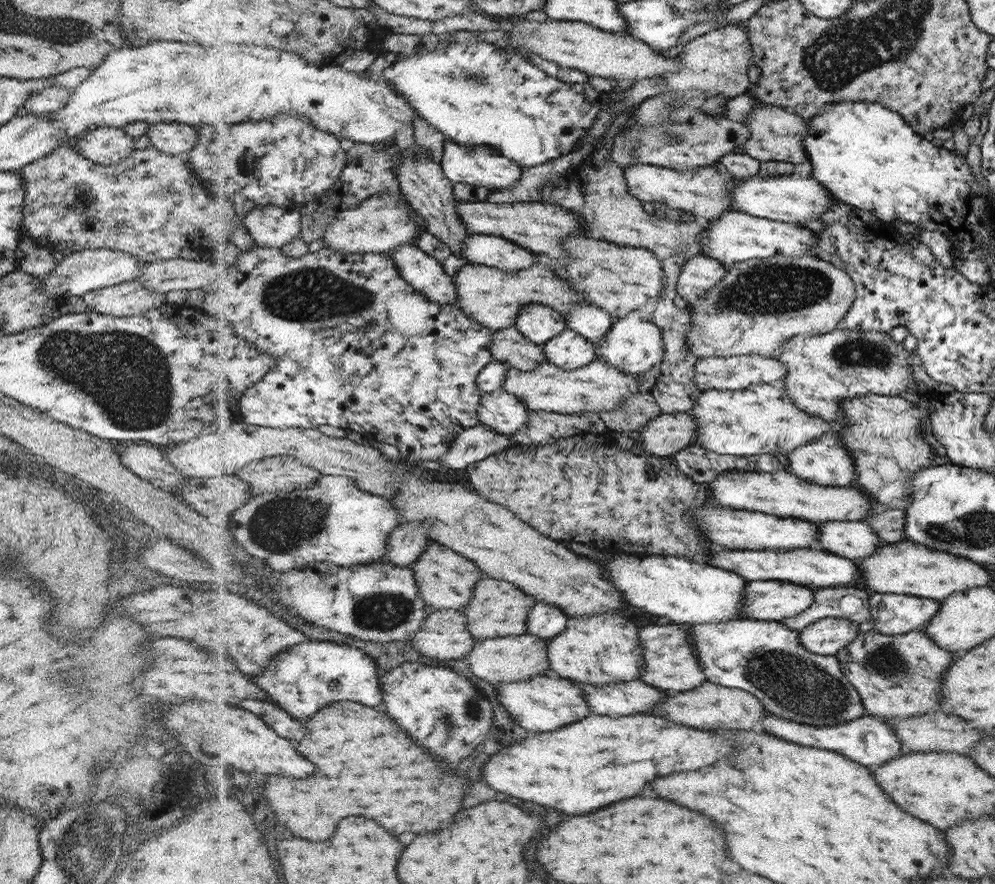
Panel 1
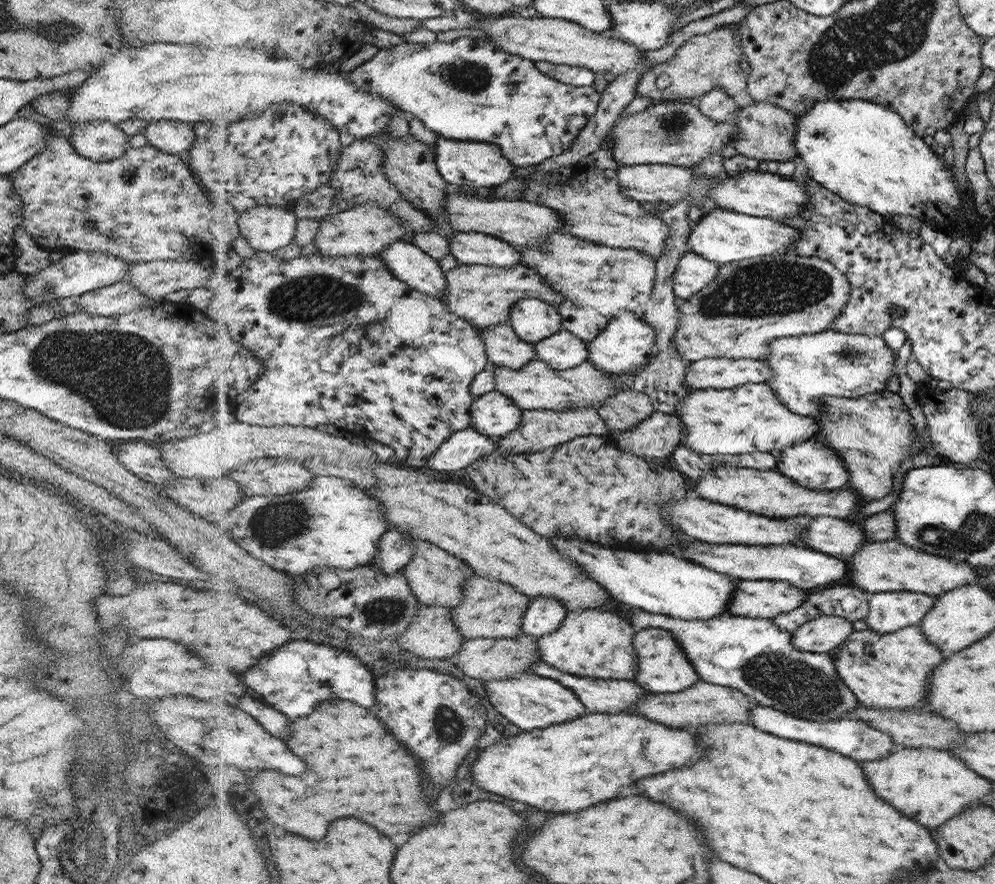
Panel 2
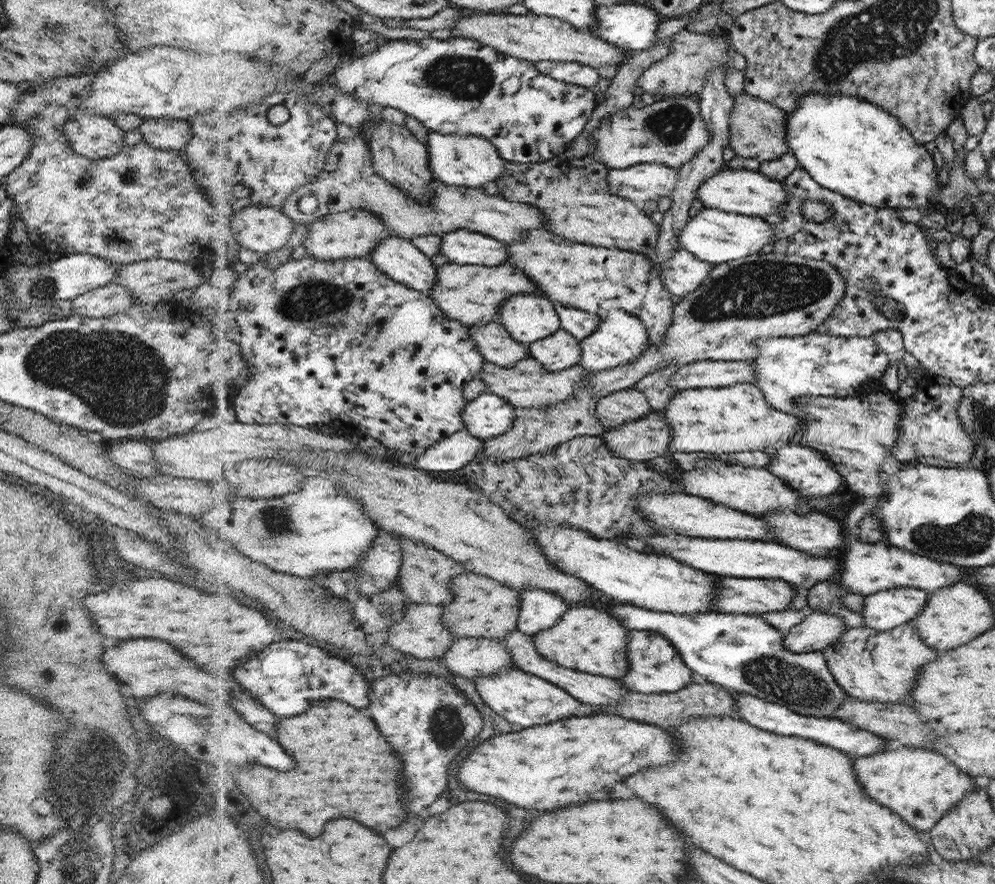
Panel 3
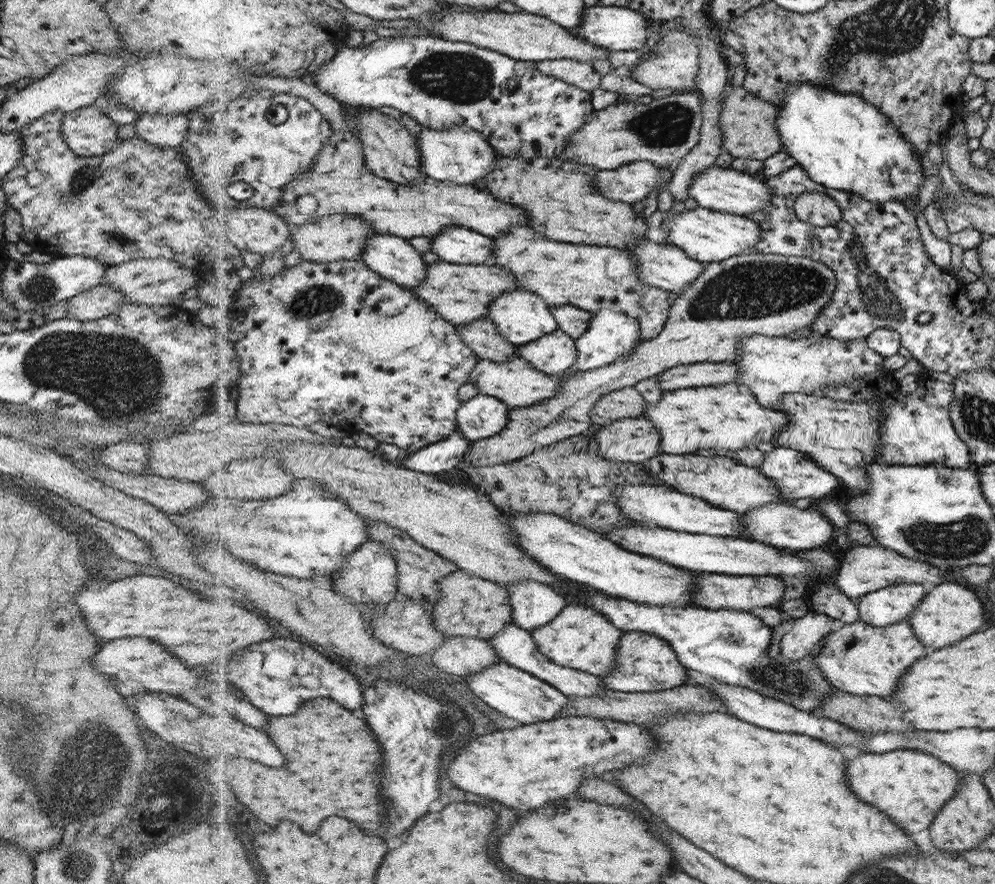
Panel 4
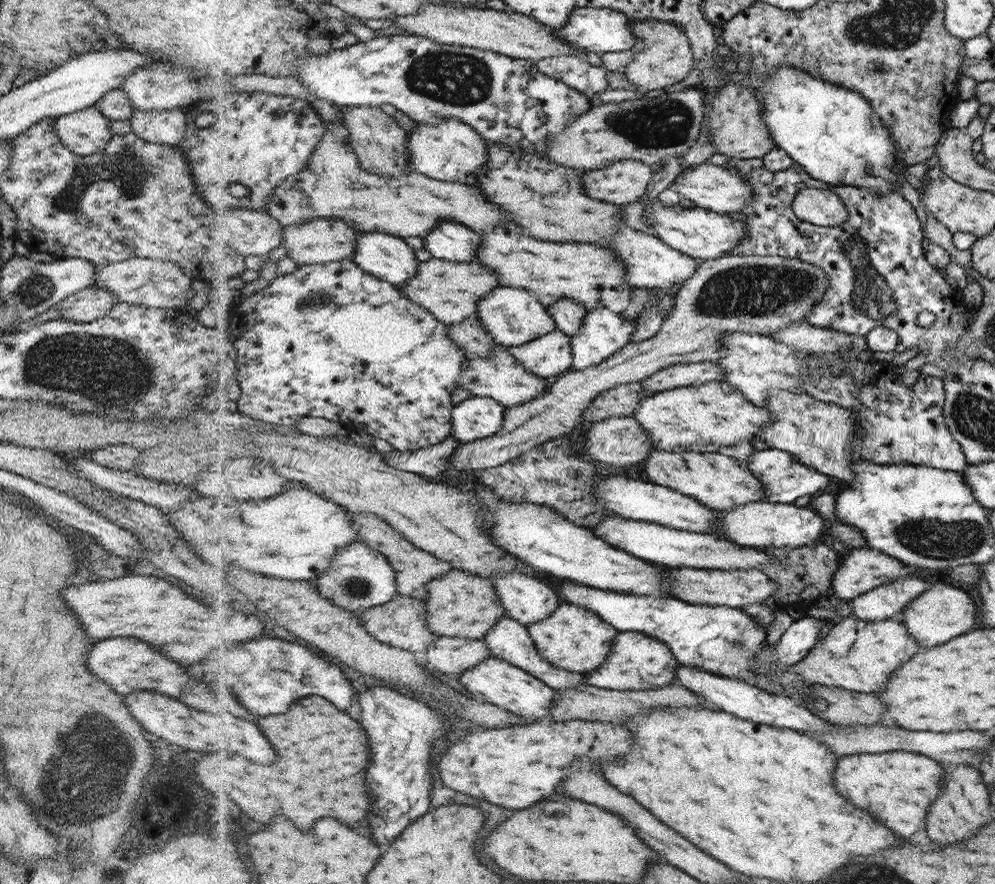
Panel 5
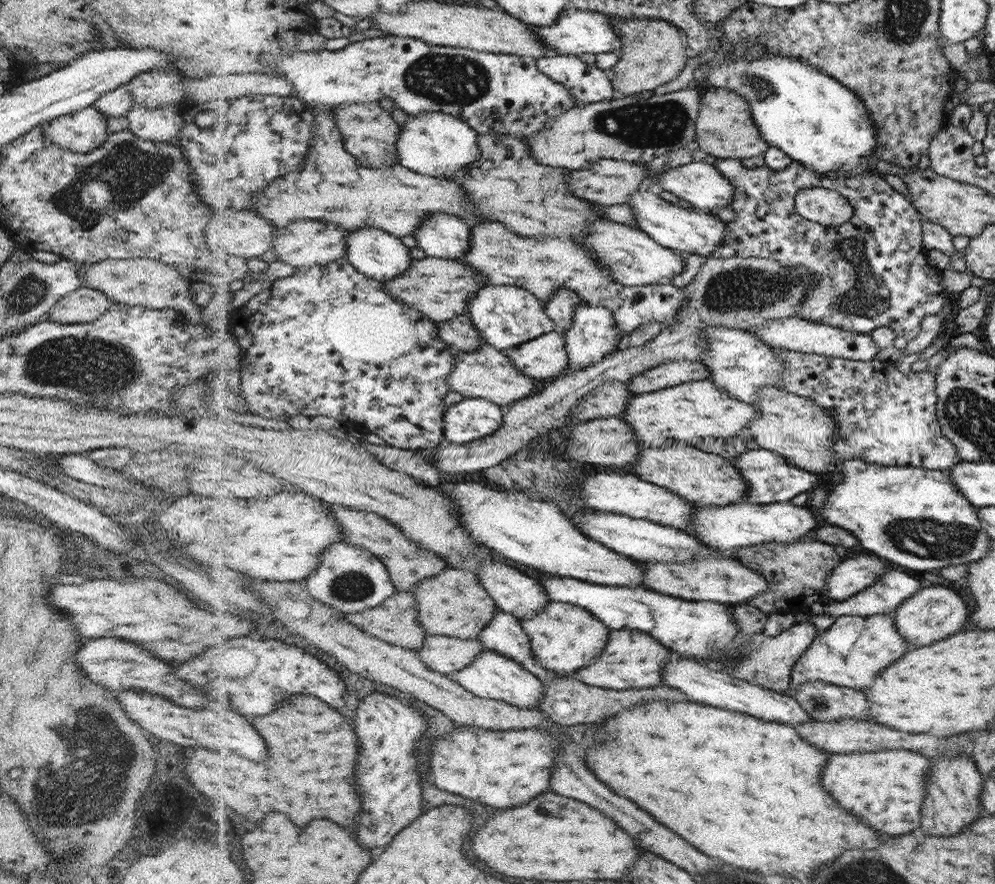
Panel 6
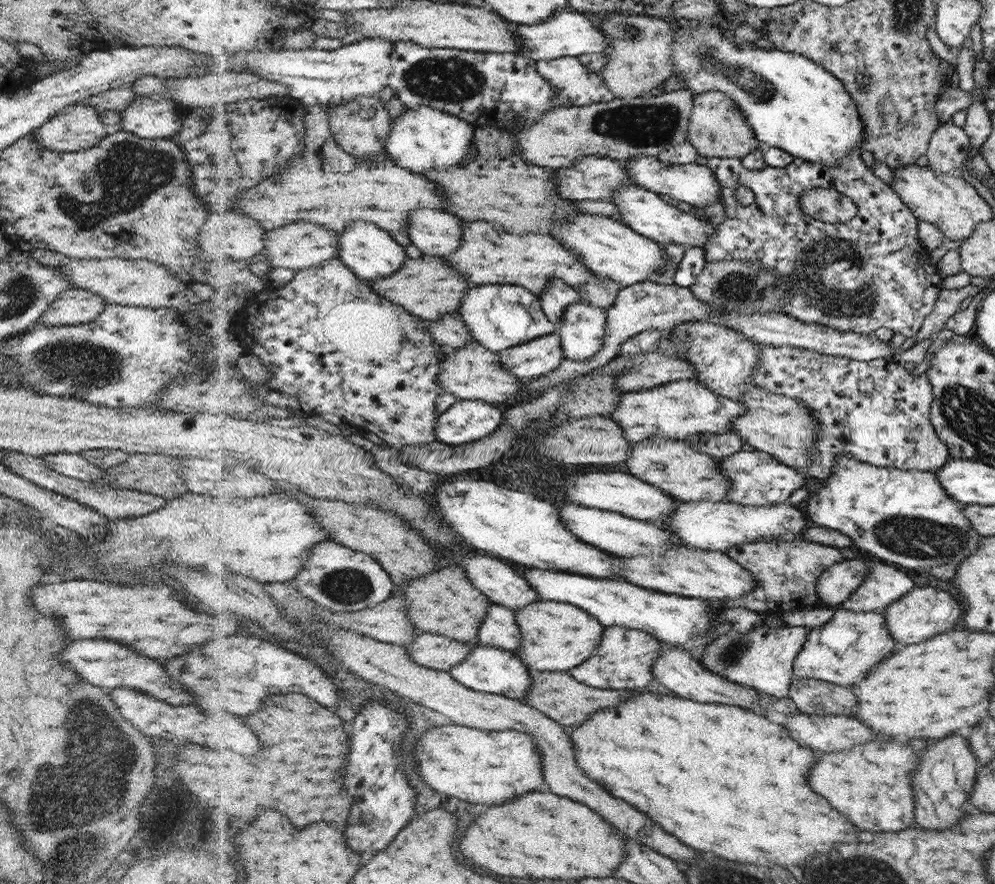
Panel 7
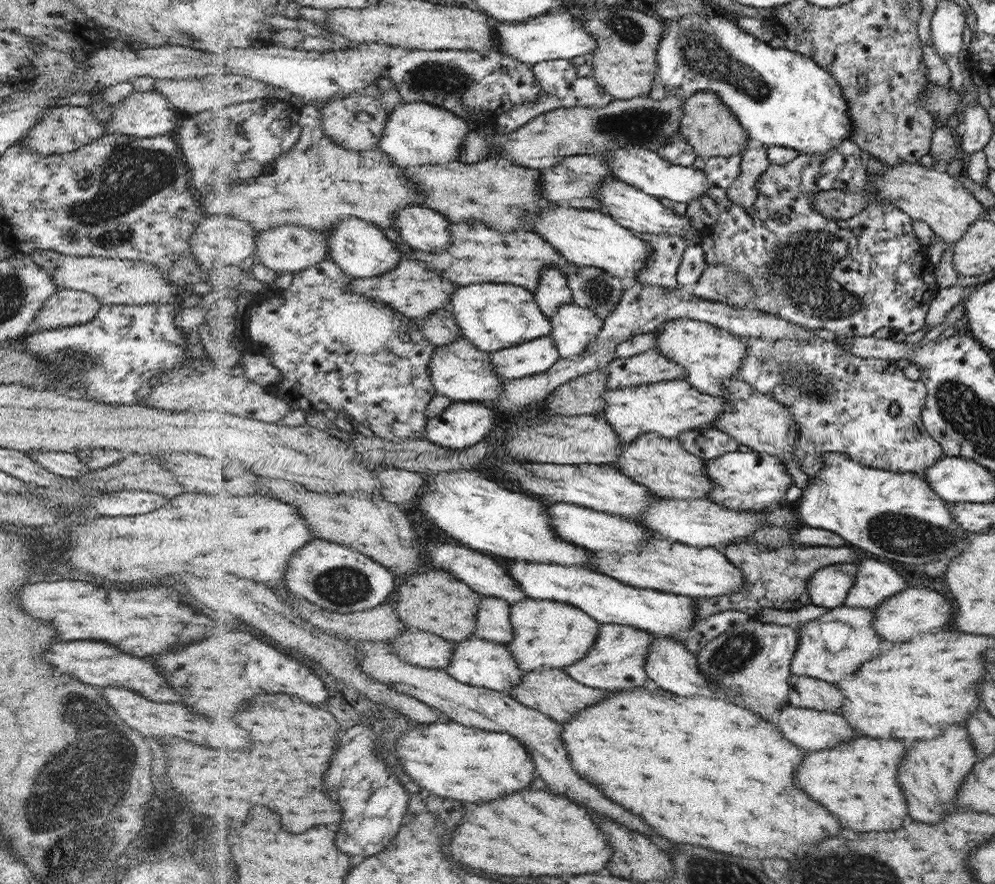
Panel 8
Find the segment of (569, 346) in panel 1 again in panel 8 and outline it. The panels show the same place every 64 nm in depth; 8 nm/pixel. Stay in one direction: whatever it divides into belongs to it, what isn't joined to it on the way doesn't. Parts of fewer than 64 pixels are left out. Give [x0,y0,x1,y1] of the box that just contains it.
[489,335,560,379]

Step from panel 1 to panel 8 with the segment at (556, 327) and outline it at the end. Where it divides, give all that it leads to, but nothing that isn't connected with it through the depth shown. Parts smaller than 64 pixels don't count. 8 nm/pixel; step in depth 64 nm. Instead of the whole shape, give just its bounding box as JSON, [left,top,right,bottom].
[450,283,551,352]

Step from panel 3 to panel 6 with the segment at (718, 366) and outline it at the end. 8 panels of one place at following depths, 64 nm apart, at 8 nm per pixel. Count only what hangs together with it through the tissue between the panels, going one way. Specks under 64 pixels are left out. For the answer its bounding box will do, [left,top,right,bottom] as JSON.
[626,360,711,394]

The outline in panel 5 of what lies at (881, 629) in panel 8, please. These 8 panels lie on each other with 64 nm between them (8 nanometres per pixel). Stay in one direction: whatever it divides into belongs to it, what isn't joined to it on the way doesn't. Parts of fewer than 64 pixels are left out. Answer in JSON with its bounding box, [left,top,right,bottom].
[898,582,976,648]

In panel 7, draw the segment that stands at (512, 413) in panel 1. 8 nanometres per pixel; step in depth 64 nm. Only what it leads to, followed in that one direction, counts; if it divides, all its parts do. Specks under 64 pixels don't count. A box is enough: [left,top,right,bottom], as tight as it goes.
[436,400,503,446]

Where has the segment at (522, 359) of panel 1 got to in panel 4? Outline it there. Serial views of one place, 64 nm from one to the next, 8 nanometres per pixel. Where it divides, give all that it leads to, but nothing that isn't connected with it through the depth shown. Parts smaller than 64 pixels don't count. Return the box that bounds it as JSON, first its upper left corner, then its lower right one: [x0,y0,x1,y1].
[459,318,518,362]

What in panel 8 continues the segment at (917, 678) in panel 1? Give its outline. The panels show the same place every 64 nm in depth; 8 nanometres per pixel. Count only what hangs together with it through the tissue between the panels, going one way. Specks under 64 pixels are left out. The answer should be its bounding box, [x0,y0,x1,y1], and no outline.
[791,605,883,682]

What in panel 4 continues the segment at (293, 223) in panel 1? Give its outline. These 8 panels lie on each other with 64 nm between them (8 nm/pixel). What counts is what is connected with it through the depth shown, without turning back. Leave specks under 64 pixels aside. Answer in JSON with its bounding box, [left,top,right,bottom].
[228,208,294,256]

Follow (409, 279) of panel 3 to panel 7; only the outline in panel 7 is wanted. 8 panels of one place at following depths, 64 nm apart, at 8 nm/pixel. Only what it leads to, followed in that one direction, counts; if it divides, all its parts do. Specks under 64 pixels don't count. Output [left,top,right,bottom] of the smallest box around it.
[341,220,409,280]

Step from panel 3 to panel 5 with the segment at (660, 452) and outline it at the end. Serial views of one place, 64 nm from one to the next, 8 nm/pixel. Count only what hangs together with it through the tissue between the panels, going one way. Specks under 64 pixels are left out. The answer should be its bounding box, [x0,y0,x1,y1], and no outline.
[584,417,654,467]

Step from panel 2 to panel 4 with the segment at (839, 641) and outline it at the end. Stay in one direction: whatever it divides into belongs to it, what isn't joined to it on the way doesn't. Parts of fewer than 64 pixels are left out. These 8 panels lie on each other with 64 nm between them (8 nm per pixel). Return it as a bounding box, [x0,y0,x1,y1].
[780,610,838,661]

